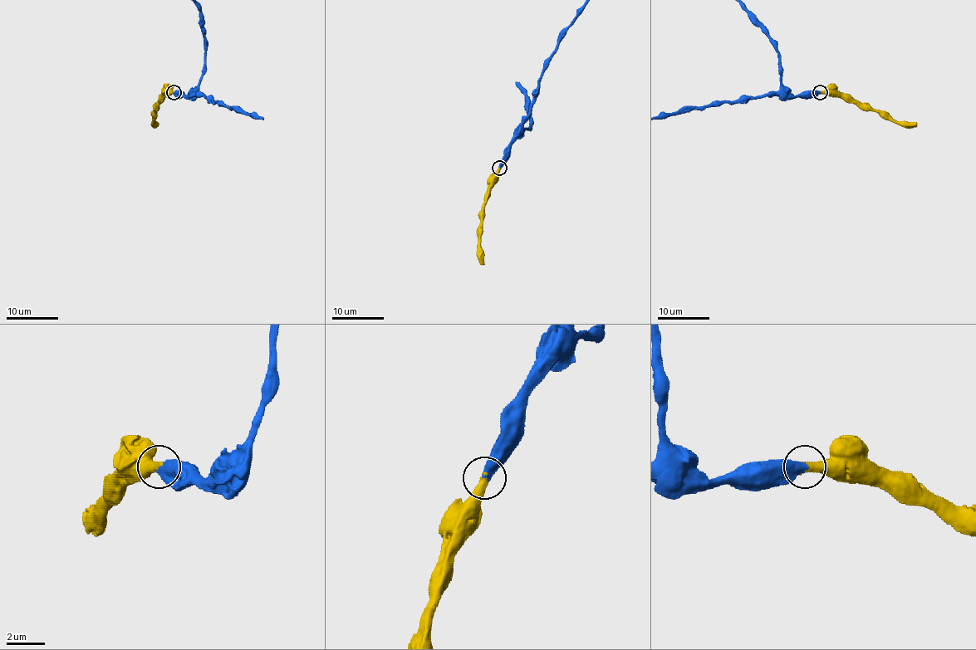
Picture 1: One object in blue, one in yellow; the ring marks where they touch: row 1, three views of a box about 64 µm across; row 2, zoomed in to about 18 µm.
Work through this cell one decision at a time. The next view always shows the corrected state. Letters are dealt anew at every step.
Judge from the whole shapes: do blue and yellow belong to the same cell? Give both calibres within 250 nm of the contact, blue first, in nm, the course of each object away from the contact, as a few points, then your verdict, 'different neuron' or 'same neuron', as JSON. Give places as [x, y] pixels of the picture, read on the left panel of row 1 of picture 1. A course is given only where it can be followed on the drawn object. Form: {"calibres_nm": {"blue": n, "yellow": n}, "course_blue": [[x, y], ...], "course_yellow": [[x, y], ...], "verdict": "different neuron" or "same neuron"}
{"calibres_nm": {"blue": 600, "yellow": 500}, "course_yellow": [[173, 92], [158, 105], [155, 122], [159, 124]], "verdict": "same neuron"}

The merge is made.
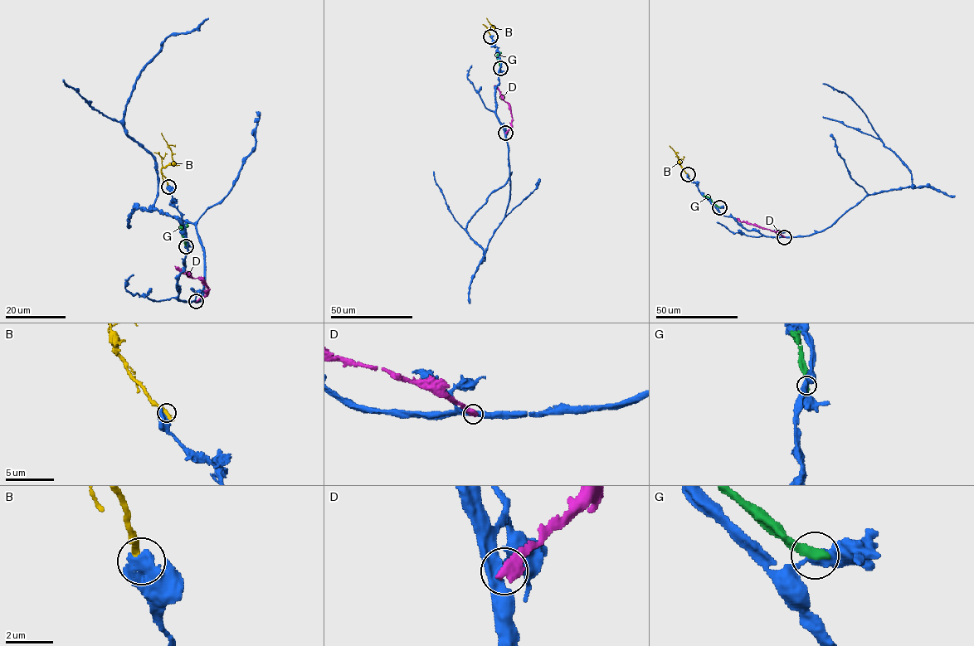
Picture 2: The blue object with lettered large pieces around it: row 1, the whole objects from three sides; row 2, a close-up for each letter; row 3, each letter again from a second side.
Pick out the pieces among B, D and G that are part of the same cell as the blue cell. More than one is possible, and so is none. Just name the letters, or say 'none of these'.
none of these

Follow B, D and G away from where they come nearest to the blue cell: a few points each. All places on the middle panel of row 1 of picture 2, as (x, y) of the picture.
B: (490, 36), (487, 28), (493, 27), (486, 18)
D: (505, 133), (511, 127), (510, 107), (494, 85)
G: (500, 68), (498, 55), (500, 52)

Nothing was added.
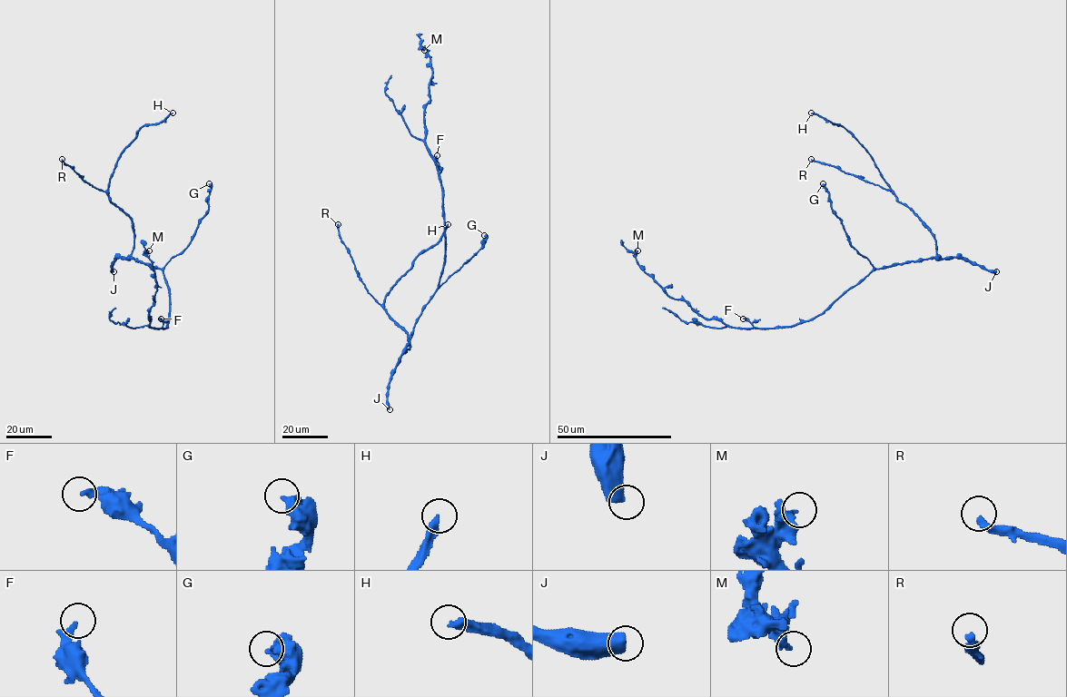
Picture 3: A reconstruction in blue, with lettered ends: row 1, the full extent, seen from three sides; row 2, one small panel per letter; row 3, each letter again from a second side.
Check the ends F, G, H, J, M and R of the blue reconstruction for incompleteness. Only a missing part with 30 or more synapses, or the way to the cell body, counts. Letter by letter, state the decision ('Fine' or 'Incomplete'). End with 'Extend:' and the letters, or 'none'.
F: Fine
G: Incomplete
H: Incomplete
J: Fine
M: Fine
R: Fine
Extend: G, H

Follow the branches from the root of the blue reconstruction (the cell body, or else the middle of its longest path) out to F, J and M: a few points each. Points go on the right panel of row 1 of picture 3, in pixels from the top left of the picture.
F: (868, 274), (826, 310), (809, 319), (788, 326), (757, 328), (743, 319)
J: (868, 274), (911, 261), (950, 257), (961, 257), (996, 271)
M: (868, 274), (809, 319), (788, 326), (736, 328), (706, 319), (685, 301), (671, 298), (639, 265), (637, 250)

